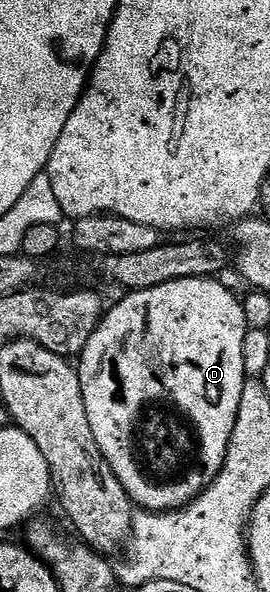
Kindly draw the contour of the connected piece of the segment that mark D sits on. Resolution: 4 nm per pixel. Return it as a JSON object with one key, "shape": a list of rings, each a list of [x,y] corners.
{"shape":[[[183,278],[175,282],[163,282],[163,286],[155,286],[138,292],[130,291],[113,309],[106,311],[101,317],[95,334],[87,342],[79,357],[79,371],[83,386],[84,402],[87,416],[95,433],[99,448],[107,458],[111,470],[123,482],[129,499],[138,509],[147,512],[173,512],[184,508],[223,470],[227,450],[231,442],[231,434],[235,430],[235,422],[239,414],[239,398],[245,389],[246,375],[243,366],[243,338],[250,327],[245,317],[245,306],[240,295],[236,296],[231,289],[217,278]]]}

